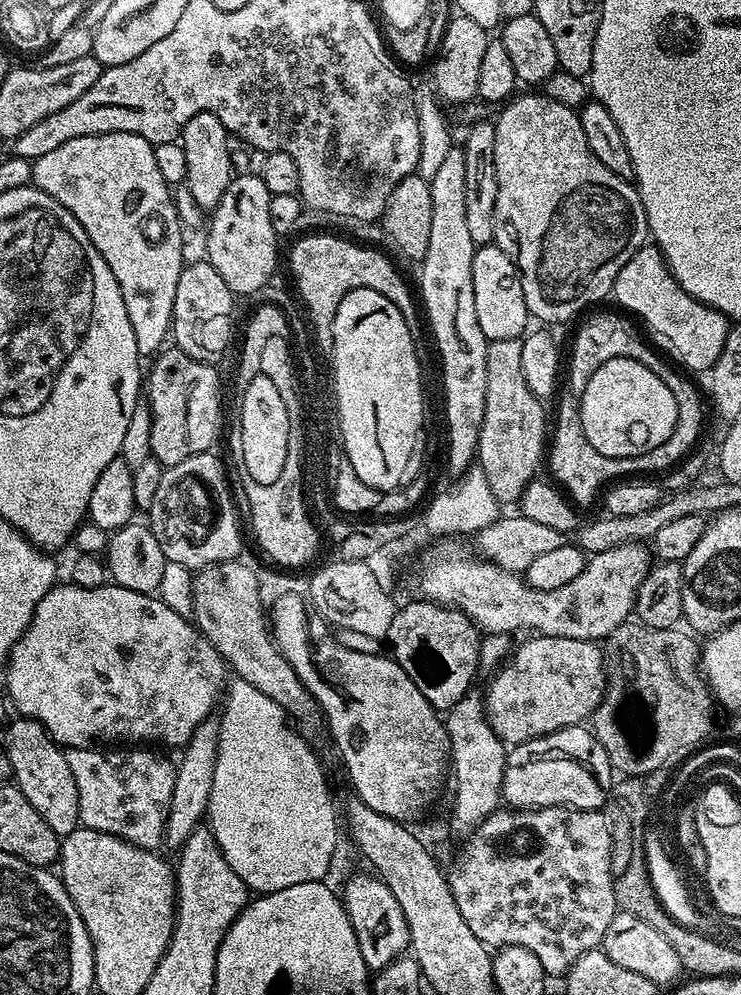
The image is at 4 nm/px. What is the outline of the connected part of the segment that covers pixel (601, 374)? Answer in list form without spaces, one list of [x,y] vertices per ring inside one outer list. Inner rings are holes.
[[[610,358],[606,366],[598,366],[594,378],[586,382],[586,390],[579,393],[578,400],[582,430],[590,446],[594,446],[598,454],[619,460],[641,456],[654,450],[654,446],[662,446],[678,422],[678,402],[674,402],[670,386],[666,386],[654,370],[646,370],[642,362],[630,358]]]

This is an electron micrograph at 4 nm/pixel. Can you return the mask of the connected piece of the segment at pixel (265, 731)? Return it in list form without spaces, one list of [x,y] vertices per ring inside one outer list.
[[[239,678],[233,681],[226,688],[224,716],[219,717],[218,766],[214,766],[207,827],[212,829],[226,862],[230,862],[230,870],[234,870],[253,893],[267,894],[302,882],[323,881],[336,852],[338,808],[332,805],[324,772],[312,753],[313,745],[293,727],[286,713],[258,690],[258,686]]]

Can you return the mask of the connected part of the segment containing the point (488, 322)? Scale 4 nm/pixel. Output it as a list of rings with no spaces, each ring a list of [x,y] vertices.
[[[495,243],[477,247],[474,254],[474,310],[478,314],[478,326],[482,326],[482,334],[488,341],[498,338],[521,339],[529,327],[530,317],[516,262]]]

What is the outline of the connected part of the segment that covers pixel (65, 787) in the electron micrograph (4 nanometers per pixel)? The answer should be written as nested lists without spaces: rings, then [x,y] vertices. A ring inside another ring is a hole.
[[[16,718],[4,736],[2,750],[12,764],[16,787],[26,794],[26,802],[38,810],[39,816],[56,836],[66,837],[81,827],[78,786],[74,782],[74,774],[70,774],[70,762],[66,762],[64,757],[65,749],[53,740],[39,722]]]

